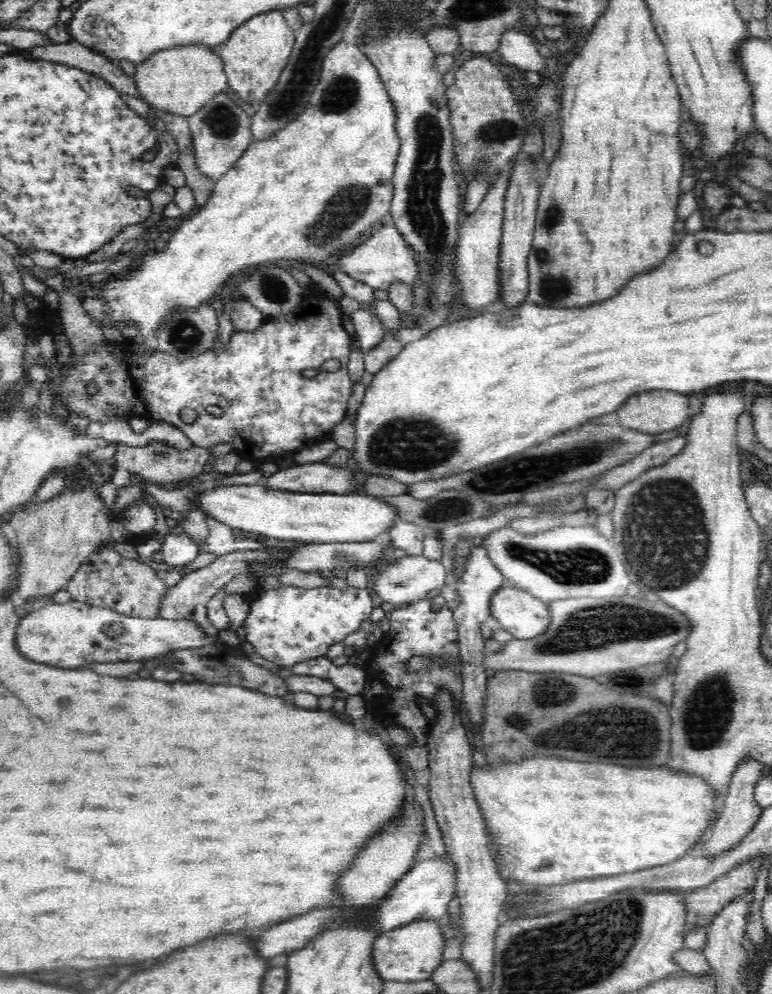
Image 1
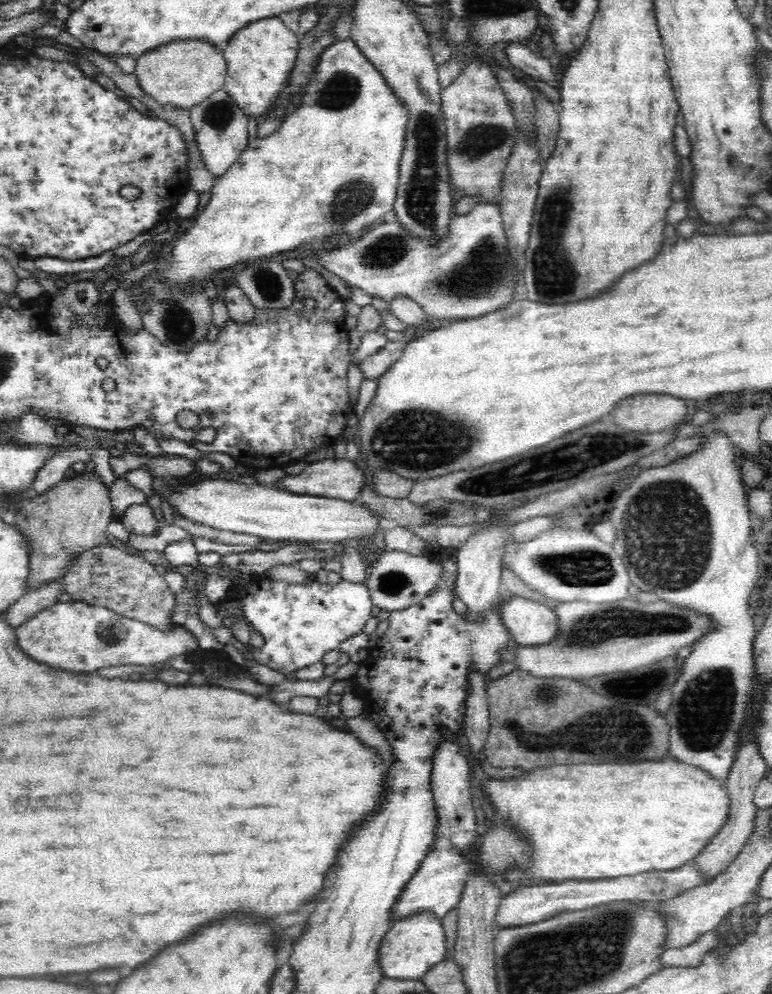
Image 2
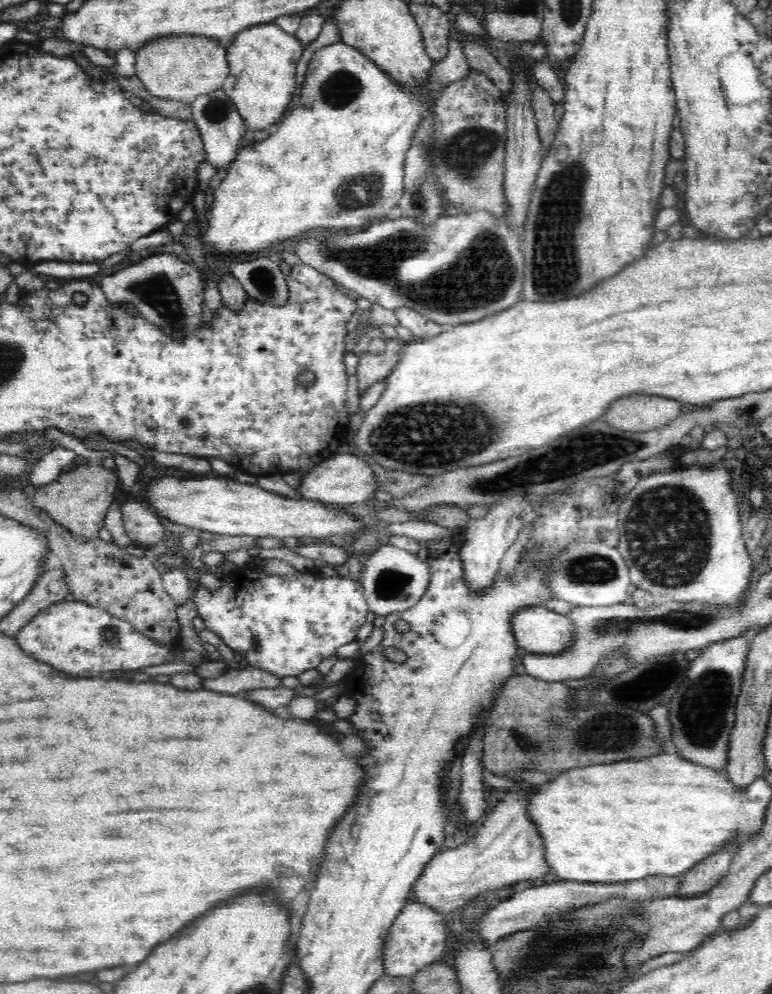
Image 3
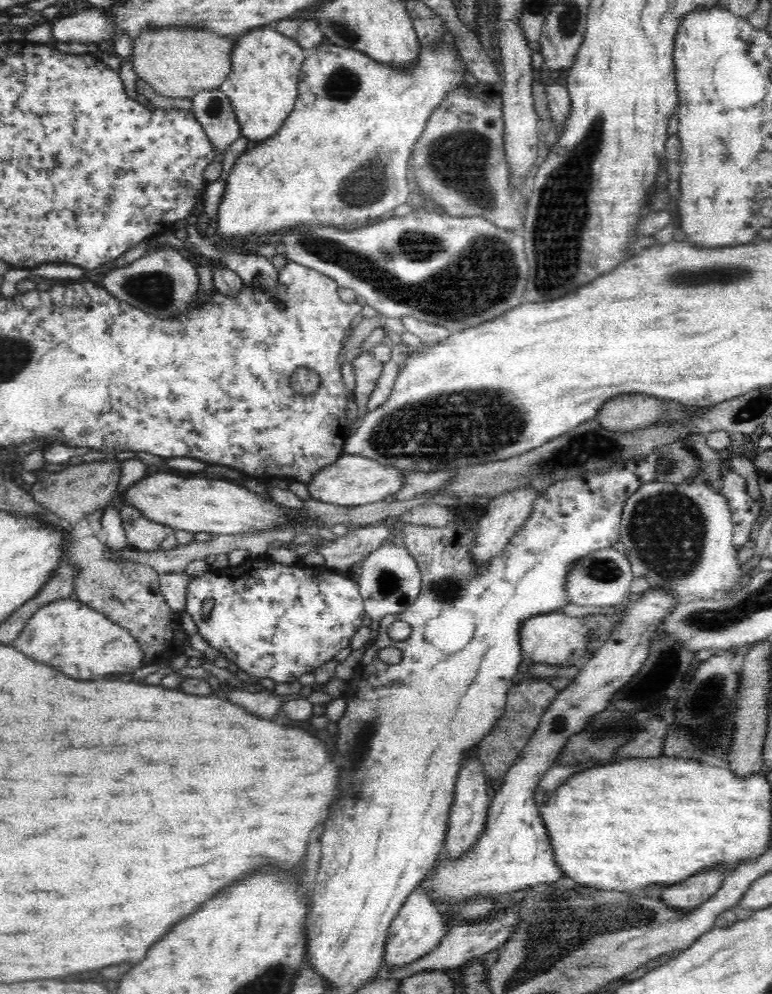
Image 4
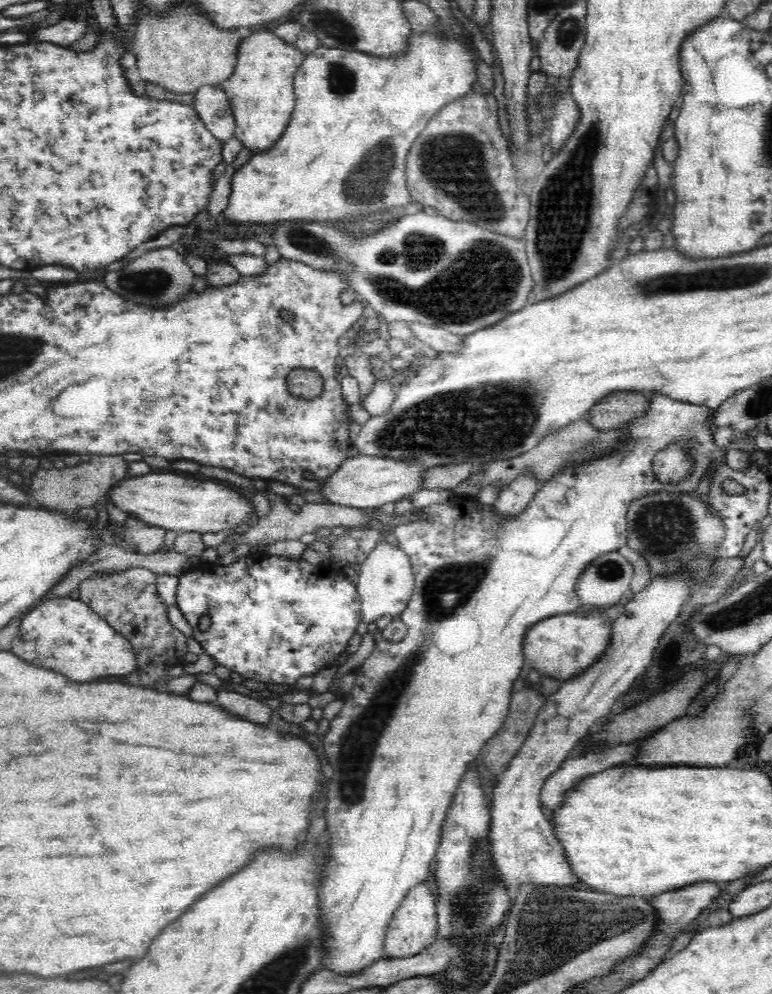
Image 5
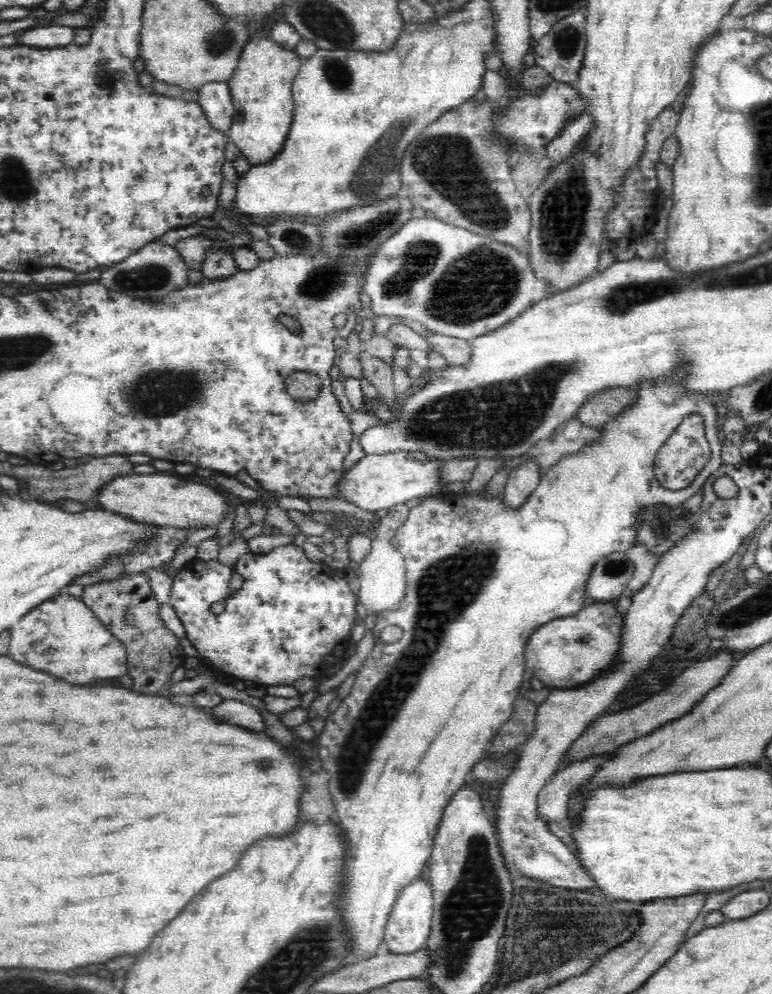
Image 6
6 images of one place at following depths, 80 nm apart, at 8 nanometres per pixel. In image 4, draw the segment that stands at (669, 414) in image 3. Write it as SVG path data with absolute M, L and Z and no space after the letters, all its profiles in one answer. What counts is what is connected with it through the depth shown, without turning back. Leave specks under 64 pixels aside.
M628 393L620 394L598 410L596 421L611 431L630 431L646 428L662 416L662 399L655 396Z

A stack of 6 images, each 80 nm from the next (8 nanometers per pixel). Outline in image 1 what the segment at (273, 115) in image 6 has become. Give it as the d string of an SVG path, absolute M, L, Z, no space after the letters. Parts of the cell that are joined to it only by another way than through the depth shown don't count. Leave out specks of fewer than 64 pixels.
M284 10L254 15L216 48L225 65L227 86L249 105L264 103L288 66L294 43L295 30L286 22Z

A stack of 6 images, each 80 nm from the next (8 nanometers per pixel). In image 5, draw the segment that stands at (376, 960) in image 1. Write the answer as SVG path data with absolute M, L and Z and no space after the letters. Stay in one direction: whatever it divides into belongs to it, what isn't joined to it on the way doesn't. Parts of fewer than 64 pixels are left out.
M424 883L414 885L403 897L394 912L394 918L386 931L384 952L387 958L404 958L404 956L414 956L428 948L432 942L438 940L435 933L438 932L438 921L435 918L436 897L430 891L430 888Z

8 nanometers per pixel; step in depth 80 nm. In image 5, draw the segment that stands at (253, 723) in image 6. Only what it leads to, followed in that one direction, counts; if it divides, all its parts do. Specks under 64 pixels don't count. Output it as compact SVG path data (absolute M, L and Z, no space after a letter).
M219 690L216 704L230 710L232 714L242 716L244 720L252 720L258 724L268 724L272 718L273 710L270 706L264 704L260 699L251 698L238 692Z

